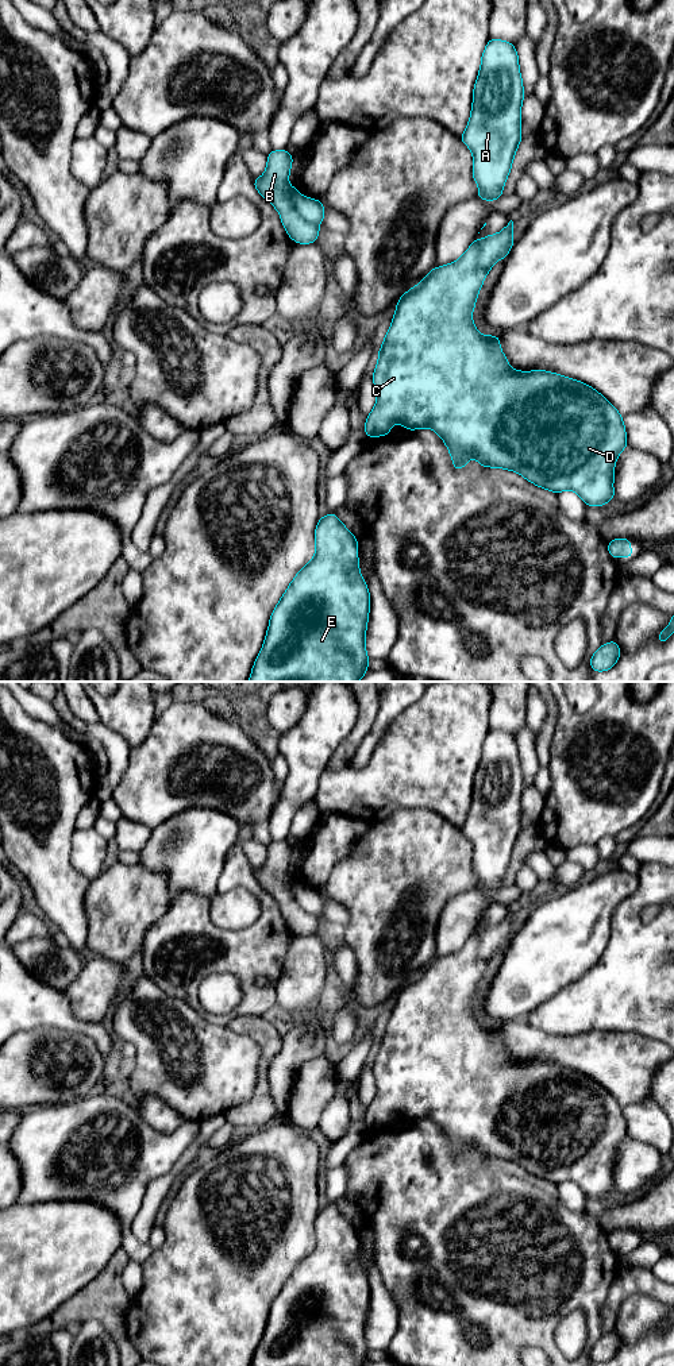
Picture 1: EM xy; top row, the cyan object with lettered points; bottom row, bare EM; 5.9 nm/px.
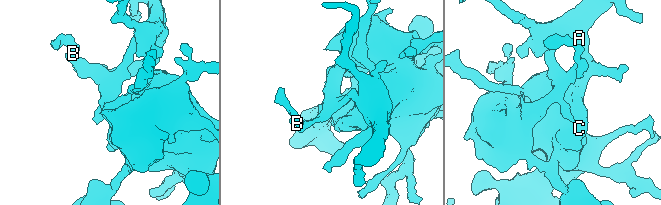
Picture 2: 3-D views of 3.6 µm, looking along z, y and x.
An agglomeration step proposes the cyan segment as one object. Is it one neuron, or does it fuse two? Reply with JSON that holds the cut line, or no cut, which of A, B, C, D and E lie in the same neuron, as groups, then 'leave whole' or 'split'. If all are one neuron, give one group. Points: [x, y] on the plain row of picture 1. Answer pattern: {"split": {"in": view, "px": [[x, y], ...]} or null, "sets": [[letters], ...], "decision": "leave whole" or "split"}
{"split": {"in": "xy", "px": [[291, 879], [291, 896], [304, 910], [316, 915]]}, "sets": [["A", "C", "D", "E"], ["B"]], "decision": "split"}

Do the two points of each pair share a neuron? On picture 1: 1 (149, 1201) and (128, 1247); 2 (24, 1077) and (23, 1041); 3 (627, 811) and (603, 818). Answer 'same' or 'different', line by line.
1: different
2: same
3: same

